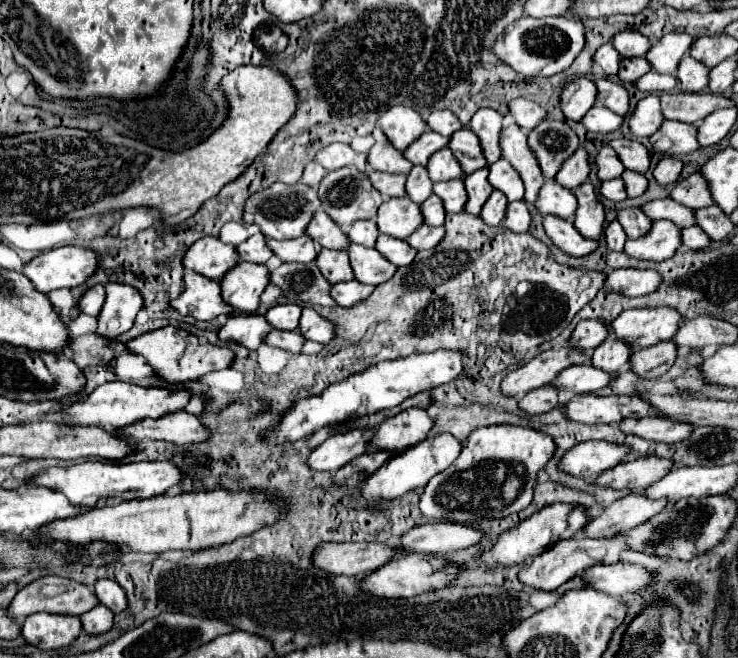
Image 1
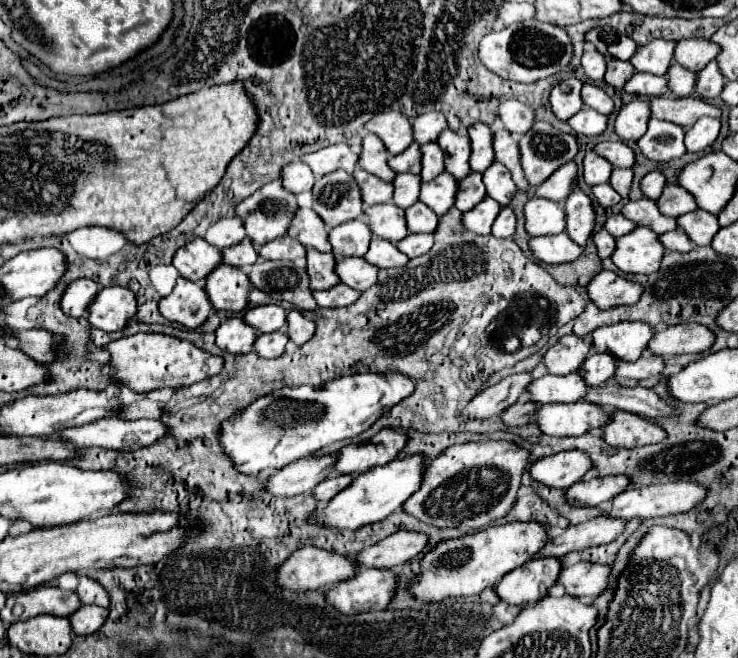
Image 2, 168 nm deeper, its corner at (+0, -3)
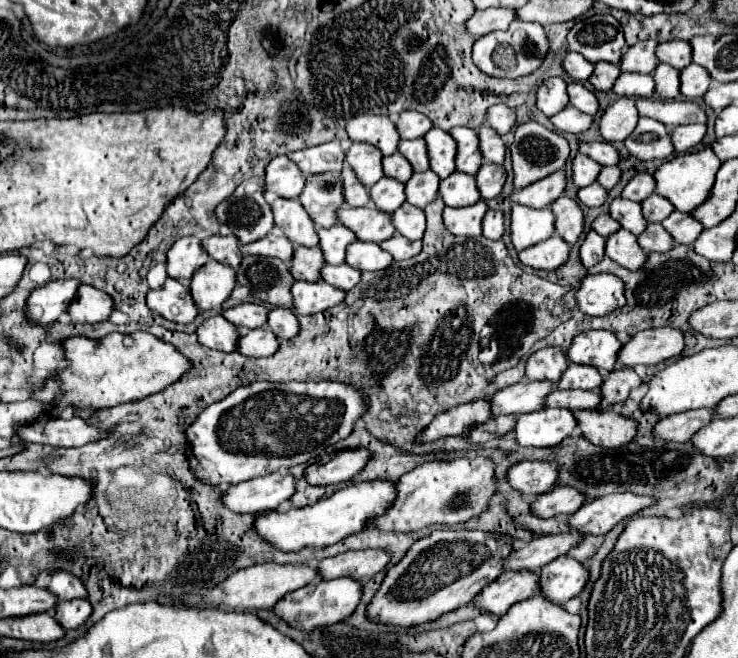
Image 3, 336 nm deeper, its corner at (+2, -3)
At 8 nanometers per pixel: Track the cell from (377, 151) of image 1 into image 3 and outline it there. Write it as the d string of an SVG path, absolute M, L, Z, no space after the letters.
M353 142L353 146L345 154L345 160L349 162L349 166L355 170L355 174L367 188L371 188L379 178L385 176L381 158L383 154L379 152L379 148L367 142Z

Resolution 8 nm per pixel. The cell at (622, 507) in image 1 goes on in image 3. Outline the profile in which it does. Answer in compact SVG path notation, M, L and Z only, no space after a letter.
M563 532L563 534L547 534L531 540L527 546L513 550L505 560L505 570L535 570L539 572L545 564L555 560L557 556L567 554L575 548L585 536L579 532Z

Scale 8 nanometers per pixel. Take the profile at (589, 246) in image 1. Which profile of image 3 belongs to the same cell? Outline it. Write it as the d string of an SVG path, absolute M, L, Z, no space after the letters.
M553 234L549 240L539 242L539 244L533 244L529 248L521 250L519 252L519 260L525 266L529 266L529 268L555 270L555 268L559 268L561 264L567 262L569 252L571 252L569 244L561 236Z

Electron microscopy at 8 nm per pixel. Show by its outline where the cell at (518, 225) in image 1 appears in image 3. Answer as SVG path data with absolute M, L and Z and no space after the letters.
M487 210L483 218L483 236L489 240L499 240L505 232L505 218L501 210Z

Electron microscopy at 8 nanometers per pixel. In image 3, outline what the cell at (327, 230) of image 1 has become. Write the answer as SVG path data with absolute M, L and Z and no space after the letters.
M277 198L271 206L275 214L275 224L295 246L319 246L315 224L299 200Z

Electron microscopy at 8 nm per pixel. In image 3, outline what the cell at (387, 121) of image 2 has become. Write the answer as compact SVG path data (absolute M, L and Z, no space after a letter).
M361 114L347 122L347 134L353 142L369 142L377 146L383 156L391 156L399 144L397 126L391 122L389 116L373 116Z

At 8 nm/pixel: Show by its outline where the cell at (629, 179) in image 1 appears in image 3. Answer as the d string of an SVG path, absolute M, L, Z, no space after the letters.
M605 166L605 168L601 170L599 178L597 178L597 182L599 182L607 192L613 190L613 188L619 184L619 180L621 180L621 168L619 168L619 166Z

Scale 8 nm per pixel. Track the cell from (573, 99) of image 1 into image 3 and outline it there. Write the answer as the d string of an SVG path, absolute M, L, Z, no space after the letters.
M547 78L537 90L537 108L545 116L555 116L569 104L567 82L563 78Z

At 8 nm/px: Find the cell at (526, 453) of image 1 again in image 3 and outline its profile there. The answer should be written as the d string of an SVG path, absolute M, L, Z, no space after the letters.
M483 456L431 460L423 462L415 470L401 476L397 488L399 496L391 506L391 510L371 520L371 524L375 524L381 530L395 530L395 532L415 532L433 524L453 526L467 522L489 508L489 500L497 492L495 464L493 460Z

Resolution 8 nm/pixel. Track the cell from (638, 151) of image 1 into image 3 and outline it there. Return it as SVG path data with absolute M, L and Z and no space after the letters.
M589 142L589 144L579 144L579 152L587 154L595 162L603 166L617 166L619 164L619 152L609 142Z

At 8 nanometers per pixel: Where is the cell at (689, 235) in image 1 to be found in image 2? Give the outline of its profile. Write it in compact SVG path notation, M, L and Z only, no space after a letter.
M675 228L673 232L661 234L659 240L667 252L689 252L693 248L693 242L689 242L687 234L681 232L681 228Z

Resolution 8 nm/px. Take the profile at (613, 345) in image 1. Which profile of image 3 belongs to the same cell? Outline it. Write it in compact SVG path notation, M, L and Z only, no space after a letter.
M569 364L569 368L563 372L561 380L557 382L559 390L571 390L571 388L583 388L583 390L595 390L603 382L597 368L587 364Z

